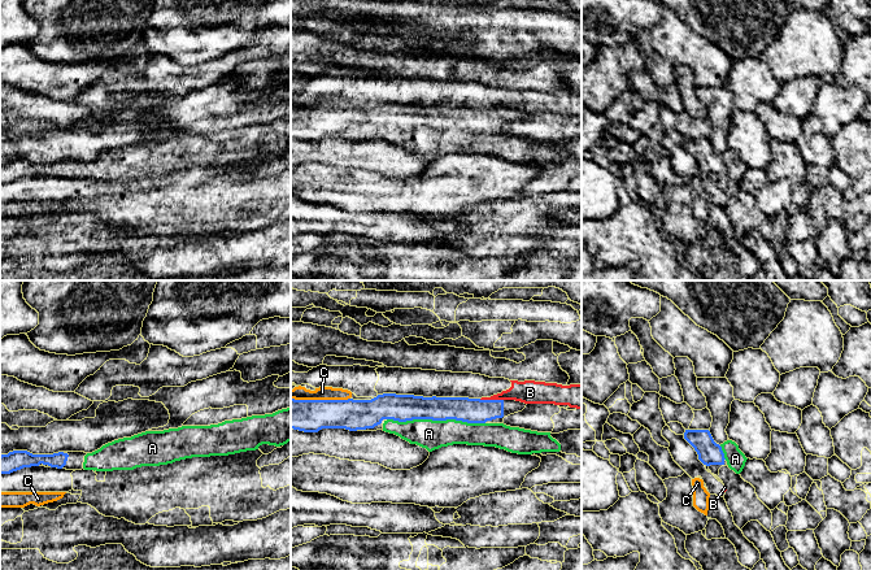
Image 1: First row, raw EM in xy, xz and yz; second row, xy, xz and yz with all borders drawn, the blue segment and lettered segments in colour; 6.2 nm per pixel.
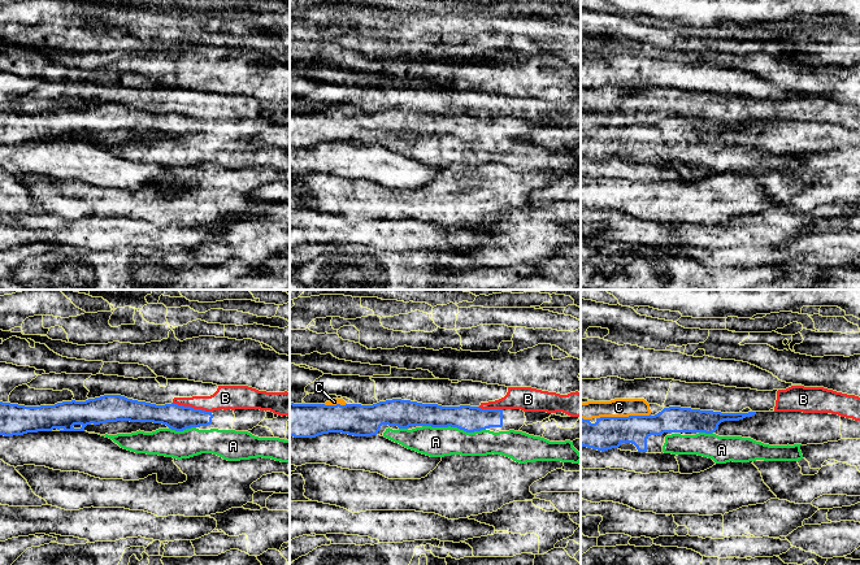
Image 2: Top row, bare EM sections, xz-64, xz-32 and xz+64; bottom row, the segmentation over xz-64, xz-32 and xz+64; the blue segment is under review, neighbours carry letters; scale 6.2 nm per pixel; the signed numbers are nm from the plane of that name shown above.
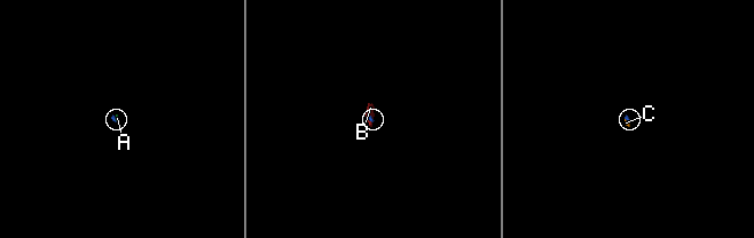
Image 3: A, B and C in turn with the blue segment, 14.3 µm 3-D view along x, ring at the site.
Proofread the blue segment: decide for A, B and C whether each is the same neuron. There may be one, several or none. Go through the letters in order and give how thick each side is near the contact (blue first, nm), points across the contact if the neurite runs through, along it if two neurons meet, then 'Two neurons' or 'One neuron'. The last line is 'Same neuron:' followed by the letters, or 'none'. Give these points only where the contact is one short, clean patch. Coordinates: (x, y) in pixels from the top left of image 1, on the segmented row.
A: Thickness 170 nm (blue) against 180 nm. One neuron
B: Thickness 160 nm (blue) against 140 nm. Boundary: xz (479, 399), (502, 400). Two neurons
C: Thickness 200 nm (blue) against 80 nm. Two neurons
Same neuron: A

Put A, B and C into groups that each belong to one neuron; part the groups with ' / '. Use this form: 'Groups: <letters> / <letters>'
Groups: A / B C

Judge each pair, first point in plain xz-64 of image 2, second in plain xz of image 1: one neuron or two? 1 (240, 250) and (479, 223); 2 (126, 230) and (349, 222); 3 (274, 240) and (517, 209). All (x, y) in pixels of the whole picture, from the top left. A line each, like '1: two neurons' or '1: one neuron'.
1: two neurons
2: one neuron
3: one neuron

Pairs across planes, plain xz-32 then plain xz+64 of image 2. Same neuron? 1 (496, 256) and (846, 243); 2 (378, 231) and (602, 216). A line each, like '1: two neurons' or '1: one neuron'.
1: two neurons
2: one neuron

